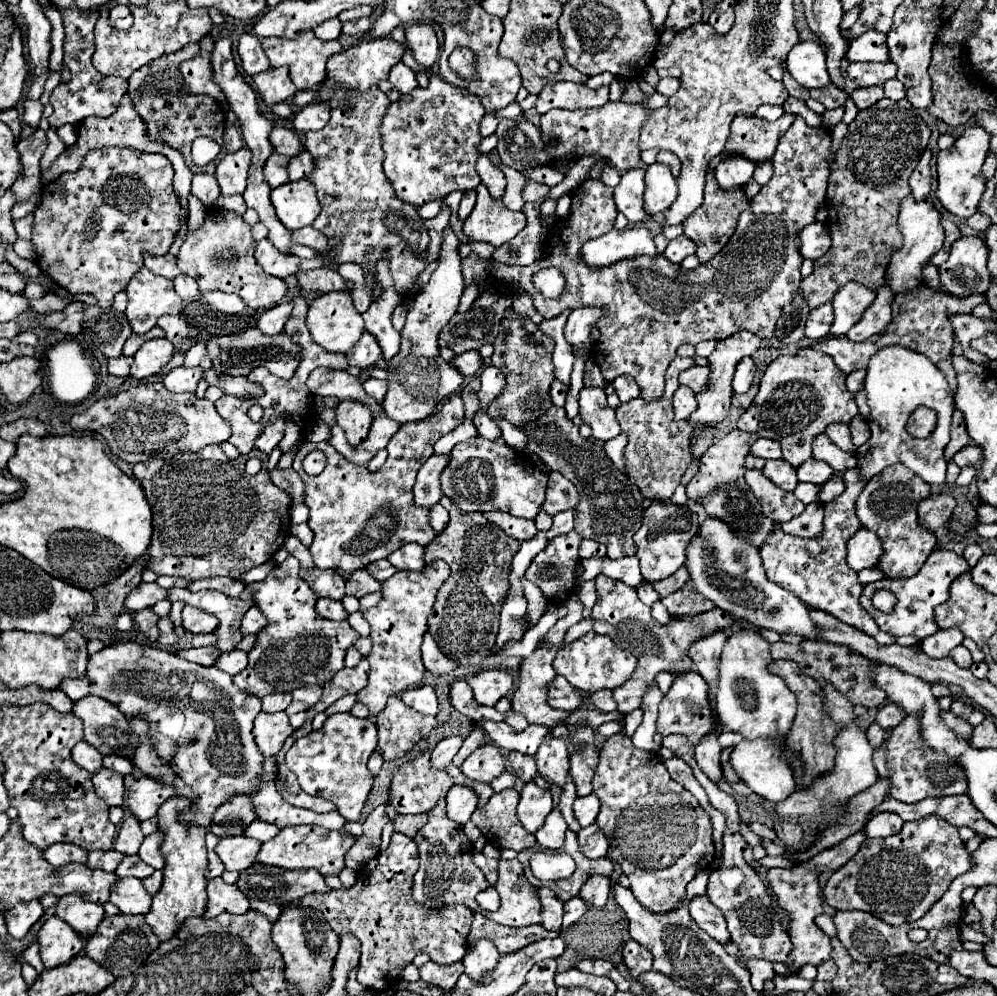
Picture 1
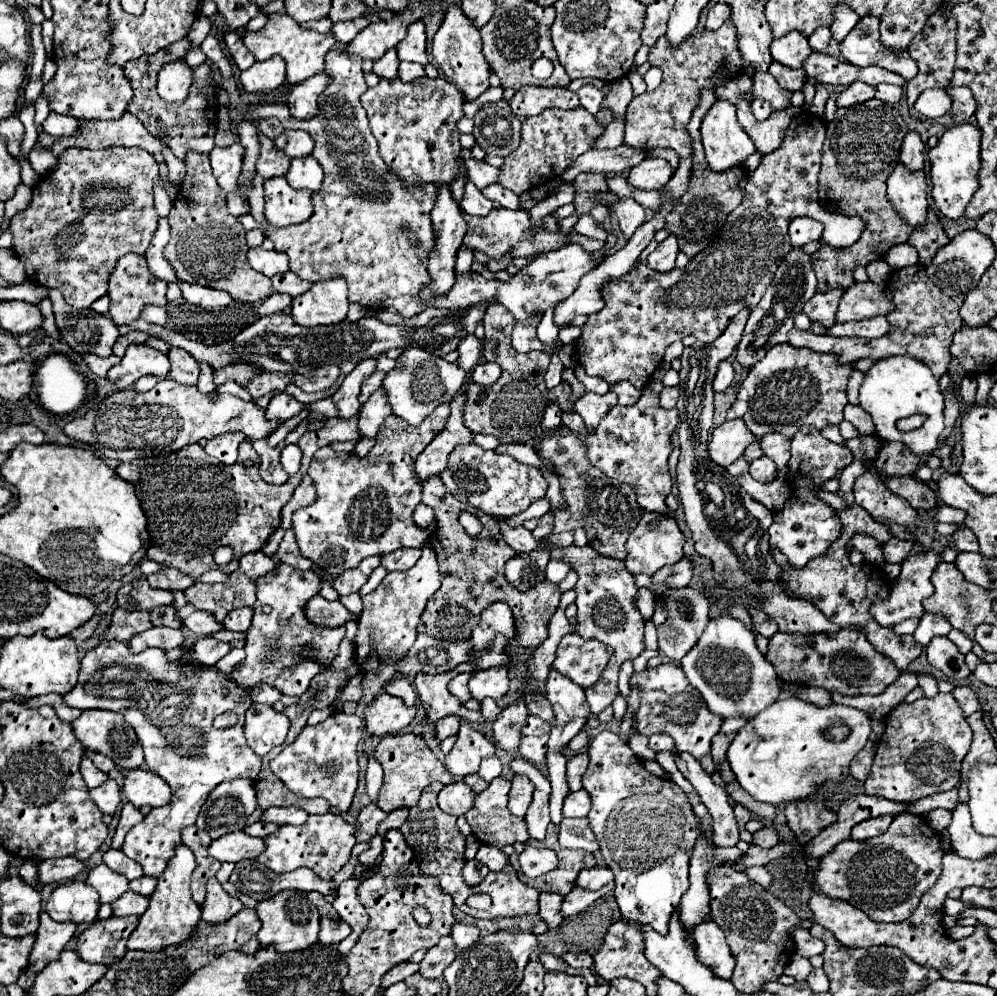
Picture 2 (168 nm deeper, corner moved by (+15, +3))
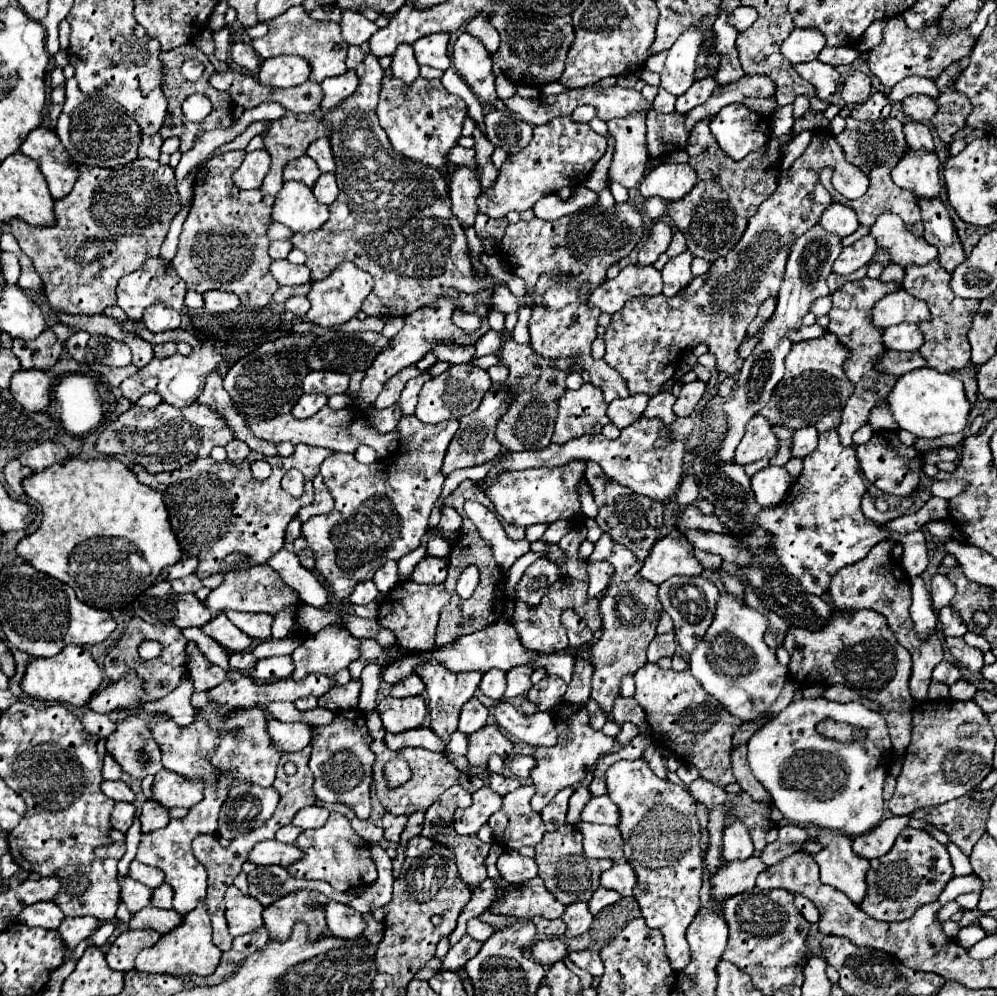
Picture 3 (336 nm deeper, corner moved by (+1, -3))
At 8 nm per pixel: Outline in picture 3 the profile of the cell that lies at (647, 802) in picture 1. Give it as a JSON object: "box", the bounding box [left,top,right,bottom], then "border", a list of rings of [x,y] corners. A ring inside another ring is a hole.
{"box":[606,758,702,972],"border":[[[644,758],[634,762],[620,760],[606,770],[608,796],[620,808],[620,832],[624,838],[624,856],[628,864],[636,870],[638,886],[634,888],[634,896],[640,904],[642,918],[650,928],[658,928],[666,940],[666,956],[674,972],[684,970],[690,964],[690,948],[686,942],[686,928],[694,920],[694,914],[700,908],[698,892],[702,888],[702,860],[700,860],[700,830],[696,818],[696,800],[692,794],[670,780],[660,780],[648,766]]]}

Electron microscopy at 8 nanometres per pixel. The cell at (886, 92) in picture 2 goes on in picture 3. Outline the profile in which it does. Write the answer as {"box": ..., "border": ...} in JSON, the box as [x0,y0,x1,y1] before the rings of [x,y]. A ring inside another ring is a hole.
{"box":[902,94,938,122],"border":[[[916,94],[916,96],[910,96],[902,102],[902,112],[910,118],[916,118],[920,122],[924,120],[930,120],[934,114],[936,114],[938,106],[934,102],[934,98],[930,96],[922,96],[922,94]]]}

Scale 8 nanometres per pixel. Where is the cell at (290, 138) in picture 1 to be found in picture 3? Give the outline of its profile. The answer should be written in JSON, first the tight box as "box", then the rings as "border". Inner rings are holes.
{"box":[306,138,336,172],"border":[[[320,138],[318,142],[314,142],[314,146],[310,146],[306,154],[318,164],[320,172],[334,172],[336,166],[334,166],[334,156],[328,138]]]}

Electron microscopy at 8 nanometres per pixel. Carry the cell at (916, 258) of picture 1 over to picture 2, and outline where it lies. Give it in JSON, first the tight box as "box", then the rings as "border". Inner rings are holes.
{"box":[888,164,928,228],"border":[[[902,164],[888,178],[888,200],[896,208],[896,214],[912,228],[926,224],[928,210],[928,192],[924,170],[908,172]]]}

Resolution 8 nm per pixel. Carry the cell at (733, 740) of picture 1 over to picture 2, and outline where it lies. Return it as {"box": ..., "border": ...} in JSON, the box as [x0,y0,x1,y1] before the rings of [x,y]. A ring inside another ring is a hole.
{"box":[720,718,748,734],"border":[[[726,718],[726,720],[722,722],[722,726],[720,726],[720,732],[728,732],[728,734],[738,732],[746,722],[748,722],[746,718]]]}

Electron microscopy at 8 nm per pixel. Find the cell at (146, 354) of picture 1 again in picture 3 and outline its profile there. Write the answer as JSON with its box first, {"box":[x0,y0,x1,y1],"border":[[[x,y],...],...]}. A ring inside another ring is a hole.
{"box":[122,340,222,406],"border":[[[200,340],[200,346],[198,348],[192,348],[192,352],[188,356],[184,354],[174,354],[170,358],[152,358],[152,362],[138,370],[134,376],[130,376],[126,382],[122,382],[124,388],[124,398],[128,398],[132,404],[136,404],[136,400],[148,392],[158,392],[162,396],[164,402],[170,402],[172,406],[190,406],[198,400],[200,392],[204,390],[204,384],[206,384],[206,376],[210,372],[214,372],[218,368],[222,360],[222,354],[210,344],[210,340]]]}

